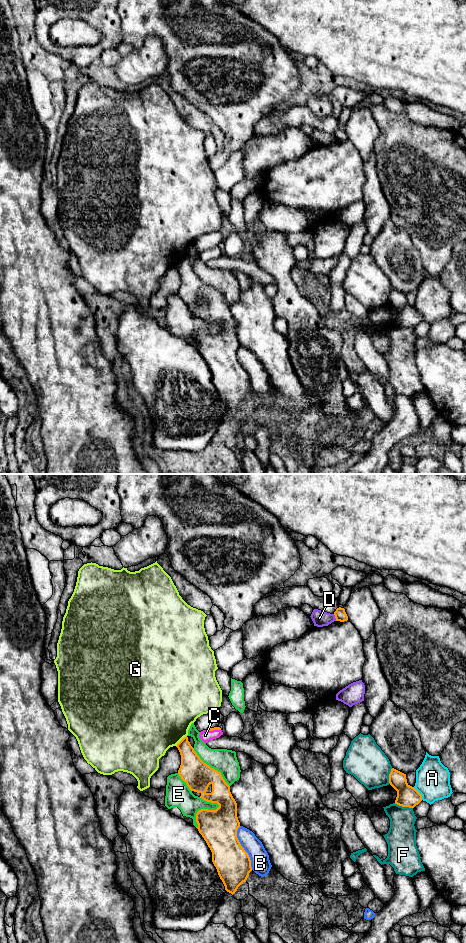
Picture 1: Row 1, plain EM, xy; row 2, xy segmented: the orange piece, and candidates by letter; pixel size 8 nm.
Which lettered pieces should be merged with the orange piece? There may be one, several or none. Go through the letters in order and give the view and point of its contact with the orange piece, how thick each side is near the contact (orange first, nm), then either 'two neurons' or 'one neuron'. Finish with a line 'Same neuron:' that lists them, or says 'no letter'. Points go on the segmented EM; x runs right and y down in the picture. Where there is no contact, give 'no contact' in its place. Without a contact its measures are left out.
A: xy (419, 793) | 180/280 nm | two neurons
B: xy (243, 848) | 280/160 nm | two neurons
C: xy (214, 729) | 30/90 nm | one neuron
D: xy (335, 617) | 90/120 nm | two neurons
E: xy (202, 809) | 300/200 nm | two neurons
F: xy (403, 806) | 180/240 nm | two neurons
G: xy (180, 741) | 200/500 nm | two neurons
Same neuron: C

